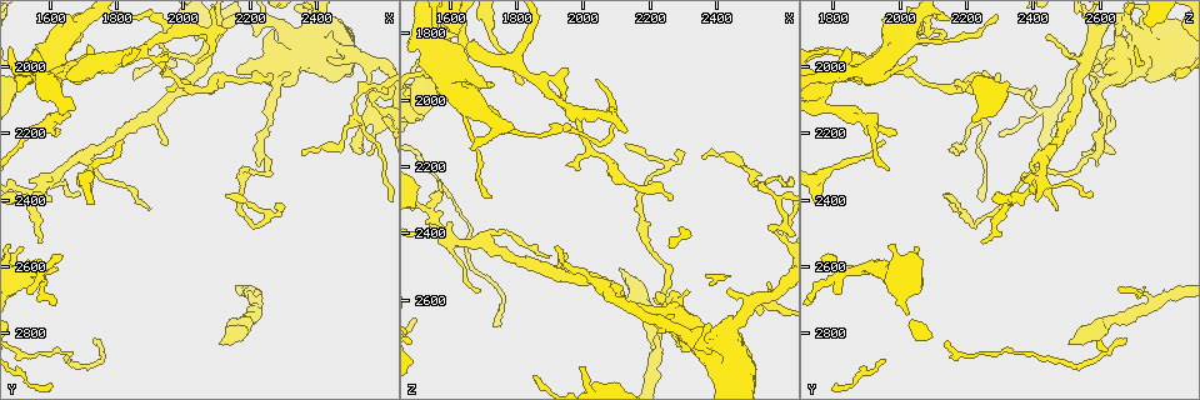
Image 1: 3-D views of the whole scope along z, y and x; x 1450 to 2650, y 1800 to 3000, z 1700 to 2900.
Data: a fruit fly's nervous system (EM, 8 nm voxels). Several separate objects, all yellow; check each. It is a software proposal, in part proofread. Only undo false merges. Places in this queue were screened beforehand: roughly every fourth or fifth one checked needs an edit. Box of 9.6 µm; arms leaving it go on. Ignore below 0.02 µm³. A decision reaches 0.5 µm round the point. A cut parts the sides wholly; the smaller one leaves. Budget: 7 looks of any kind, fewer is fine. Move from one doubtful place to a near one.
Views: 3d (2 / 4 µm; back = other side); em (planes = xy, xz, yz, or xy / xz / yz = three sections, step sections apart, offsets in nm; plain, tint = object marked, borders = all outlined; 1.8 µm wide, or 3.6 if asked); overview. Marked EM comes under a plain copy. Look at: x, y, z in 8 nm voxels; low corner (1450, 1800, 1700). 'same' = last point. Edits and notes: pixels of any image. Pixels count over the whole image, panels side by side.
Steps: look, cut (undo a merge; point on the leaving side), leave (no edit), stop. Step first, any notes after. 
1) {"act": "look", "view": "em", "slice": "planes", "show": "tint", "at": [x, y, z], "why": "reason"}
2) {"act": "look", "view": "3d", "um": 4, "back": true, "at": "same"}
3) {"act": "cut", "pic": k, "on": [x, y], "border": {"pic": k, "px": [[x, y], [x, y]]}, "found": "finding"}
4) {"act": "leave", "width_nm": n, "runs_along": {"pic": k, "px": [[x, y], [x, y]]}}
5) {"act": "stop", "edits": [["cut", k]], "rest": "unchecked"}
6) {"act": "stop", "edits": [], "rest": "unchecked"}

{"act": "look", "view": "em", "um": 3.6, "slice": "planes", "show": "tint", "at": [2100, 1890, 2600], "why": "three arms meet"}

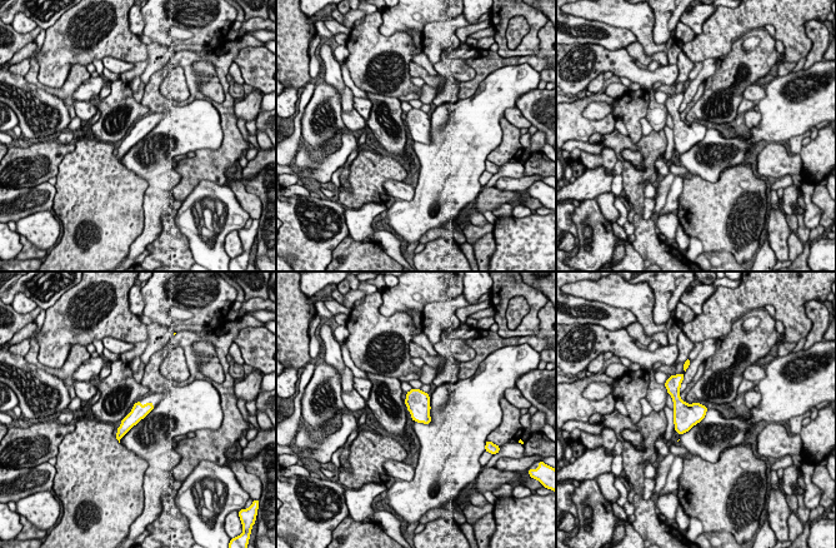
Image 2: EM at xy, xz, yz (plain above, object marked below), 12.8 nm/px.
{"act": "leave", "width_nm": 200, "runs_along": {"pic": 2, "px": [[149, 405], [140, 410], [120, 433]]}, "found": "continuous, no second neuron"}

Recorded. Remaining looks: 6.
{"act": "look", "view": "em", "slice": "xz", "step": 4, "show": "tint", "at": [2080, 1910, 2040], "why": "abrupt turn"}

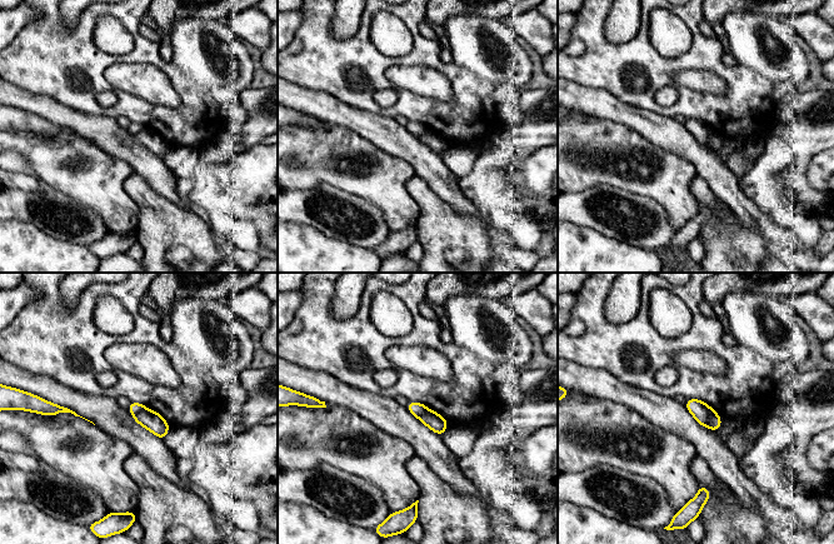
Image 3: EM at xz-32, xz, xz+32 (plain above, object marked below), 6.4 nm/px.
{"act": "cut", "pic": 3, "on": [715, 422], "border": {"pic": 3, "px": [[715, 413], [709, 420], [709, 428]]}, "found": "two neurons meet here"}

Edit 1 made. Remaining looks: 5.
{"act": "look", "view": "em", "slice": "planes", "show": "tint", "at": [1550, 2390, 2340], "why": "sudden change in width"}

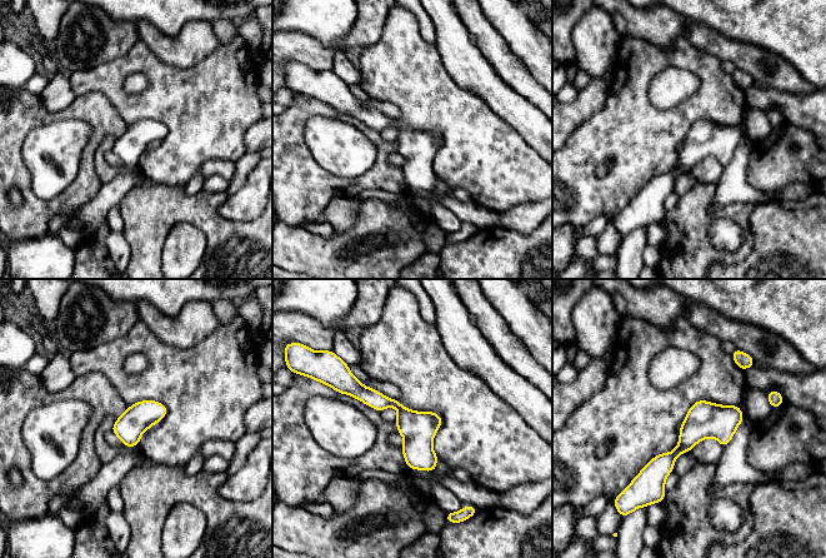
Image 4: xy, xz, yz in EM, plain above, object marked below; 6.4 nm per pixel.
{"act": "leave", "runs_along": {"pic": 4, "px": [[349, 380], [403, 412], [431, 468]]}, "found": "continuous, no second neuron"}

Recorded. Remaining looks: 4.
{"act": "stop", "edits": [["cut", 3]], "rest": "unchecked"}

